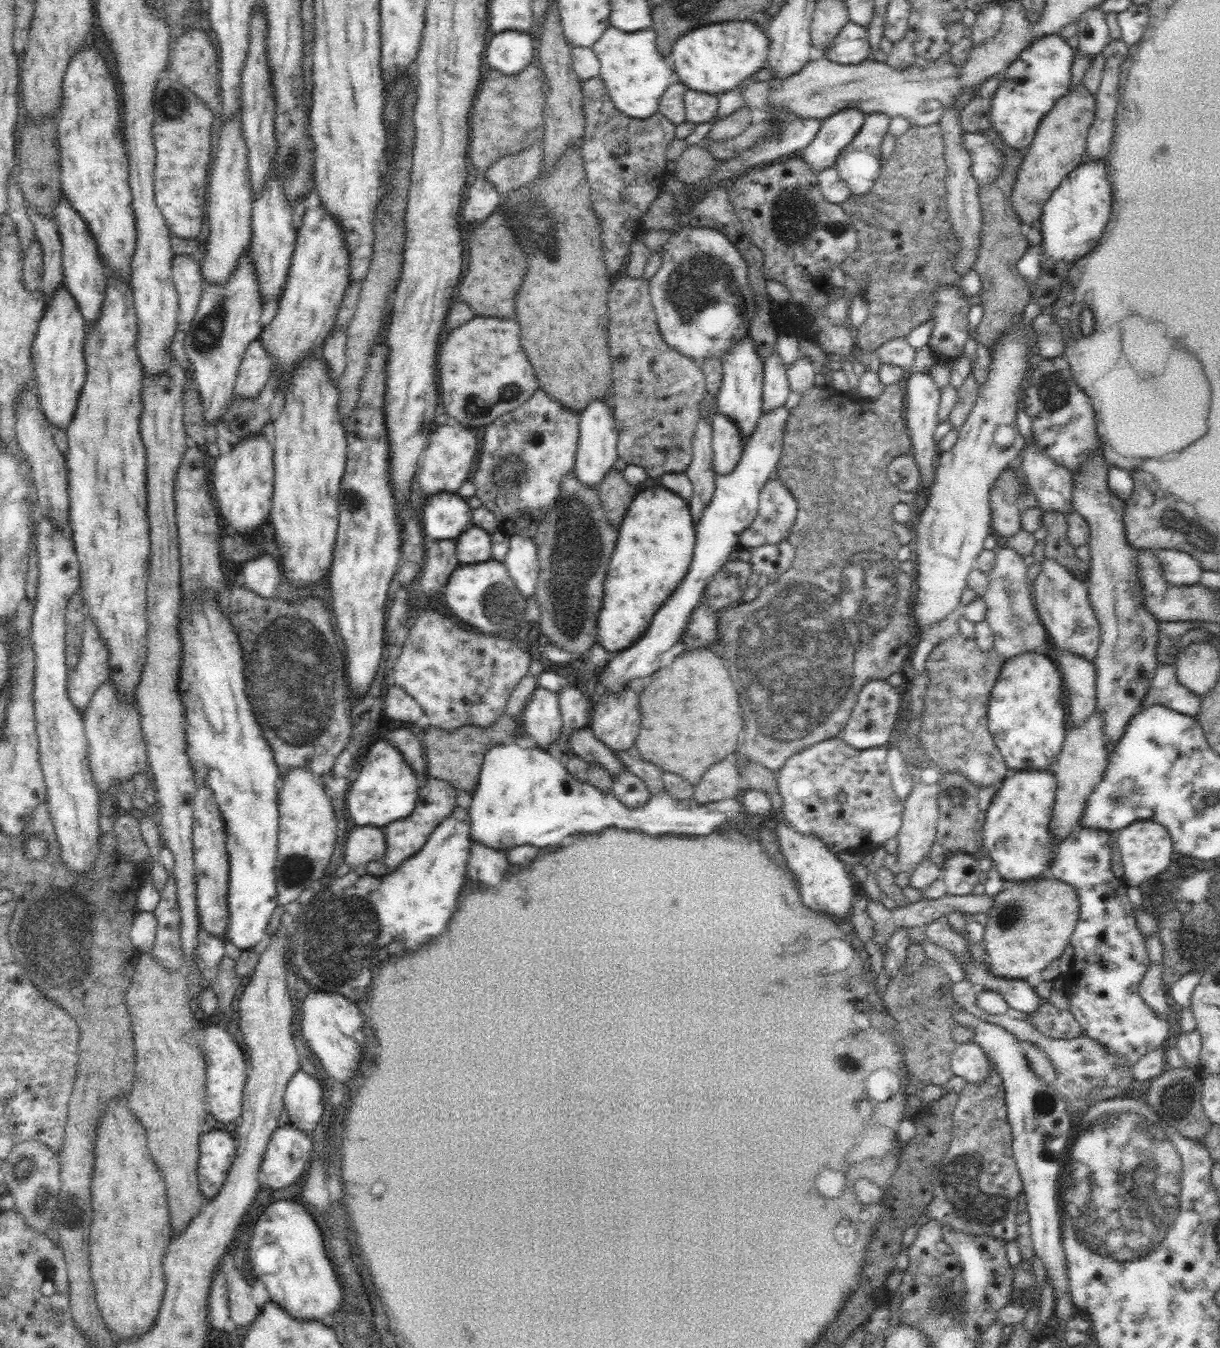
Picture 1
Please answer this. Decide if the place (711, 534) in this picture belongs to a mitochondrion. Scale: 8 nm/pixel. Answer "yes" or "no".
no

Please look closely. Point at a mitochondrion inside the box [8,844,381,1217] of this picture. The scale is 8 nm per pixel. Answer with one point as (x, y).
(38, 927)

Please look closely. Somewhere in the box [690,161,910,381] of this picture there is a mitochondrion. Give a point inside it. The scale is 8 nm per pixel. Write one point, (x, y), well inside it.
(805, 207)

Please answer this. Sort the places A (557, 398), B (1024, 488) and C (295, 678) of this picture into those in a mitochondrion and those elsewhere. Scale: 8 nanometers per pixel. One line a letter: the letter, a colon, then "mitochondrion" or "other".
A: other
B: other
C: mitochondrion

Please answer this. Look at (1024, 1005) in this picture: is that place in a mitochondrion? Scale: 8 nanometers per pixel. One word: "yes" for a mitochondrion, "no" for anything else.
no

